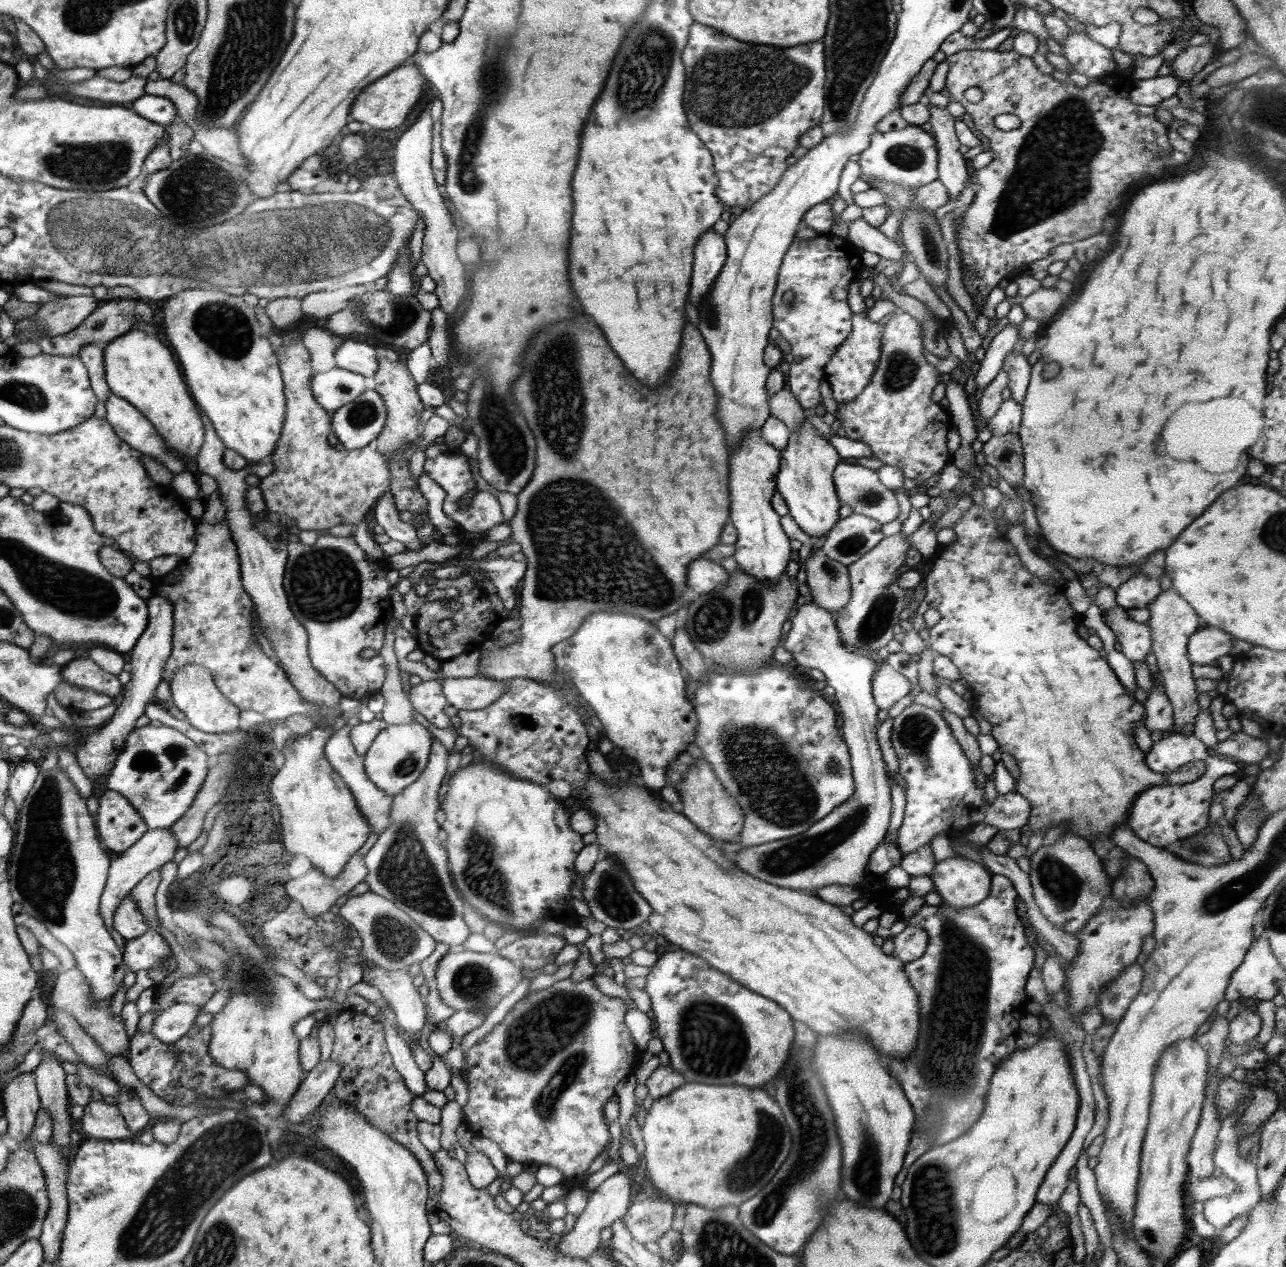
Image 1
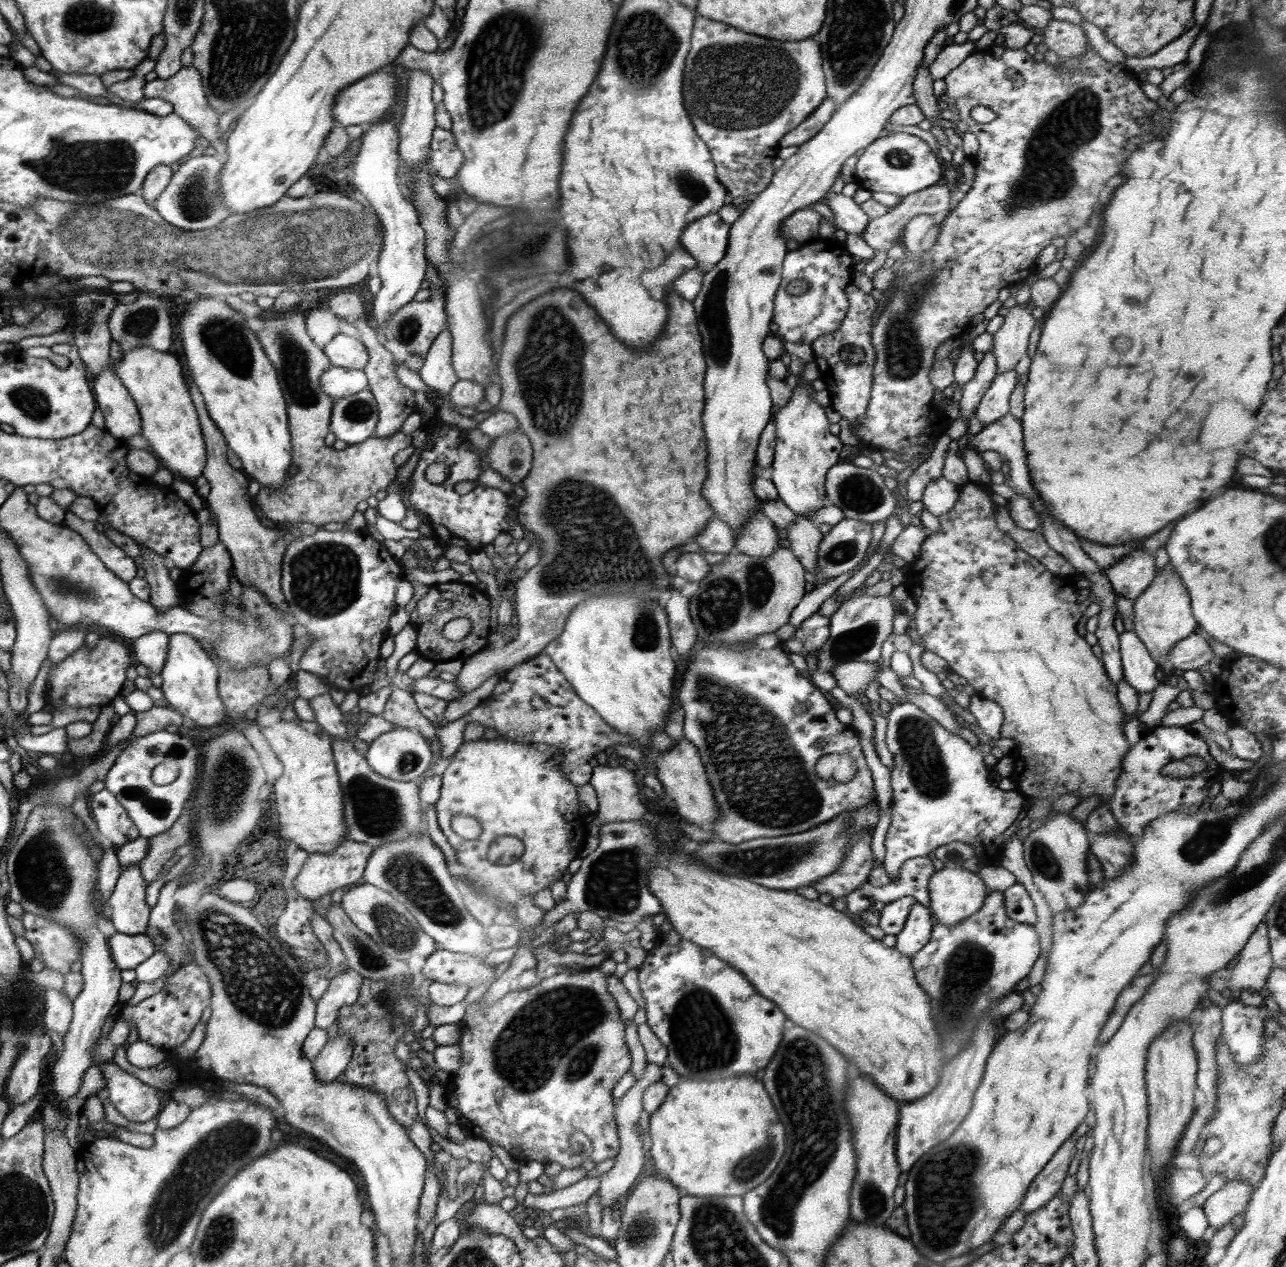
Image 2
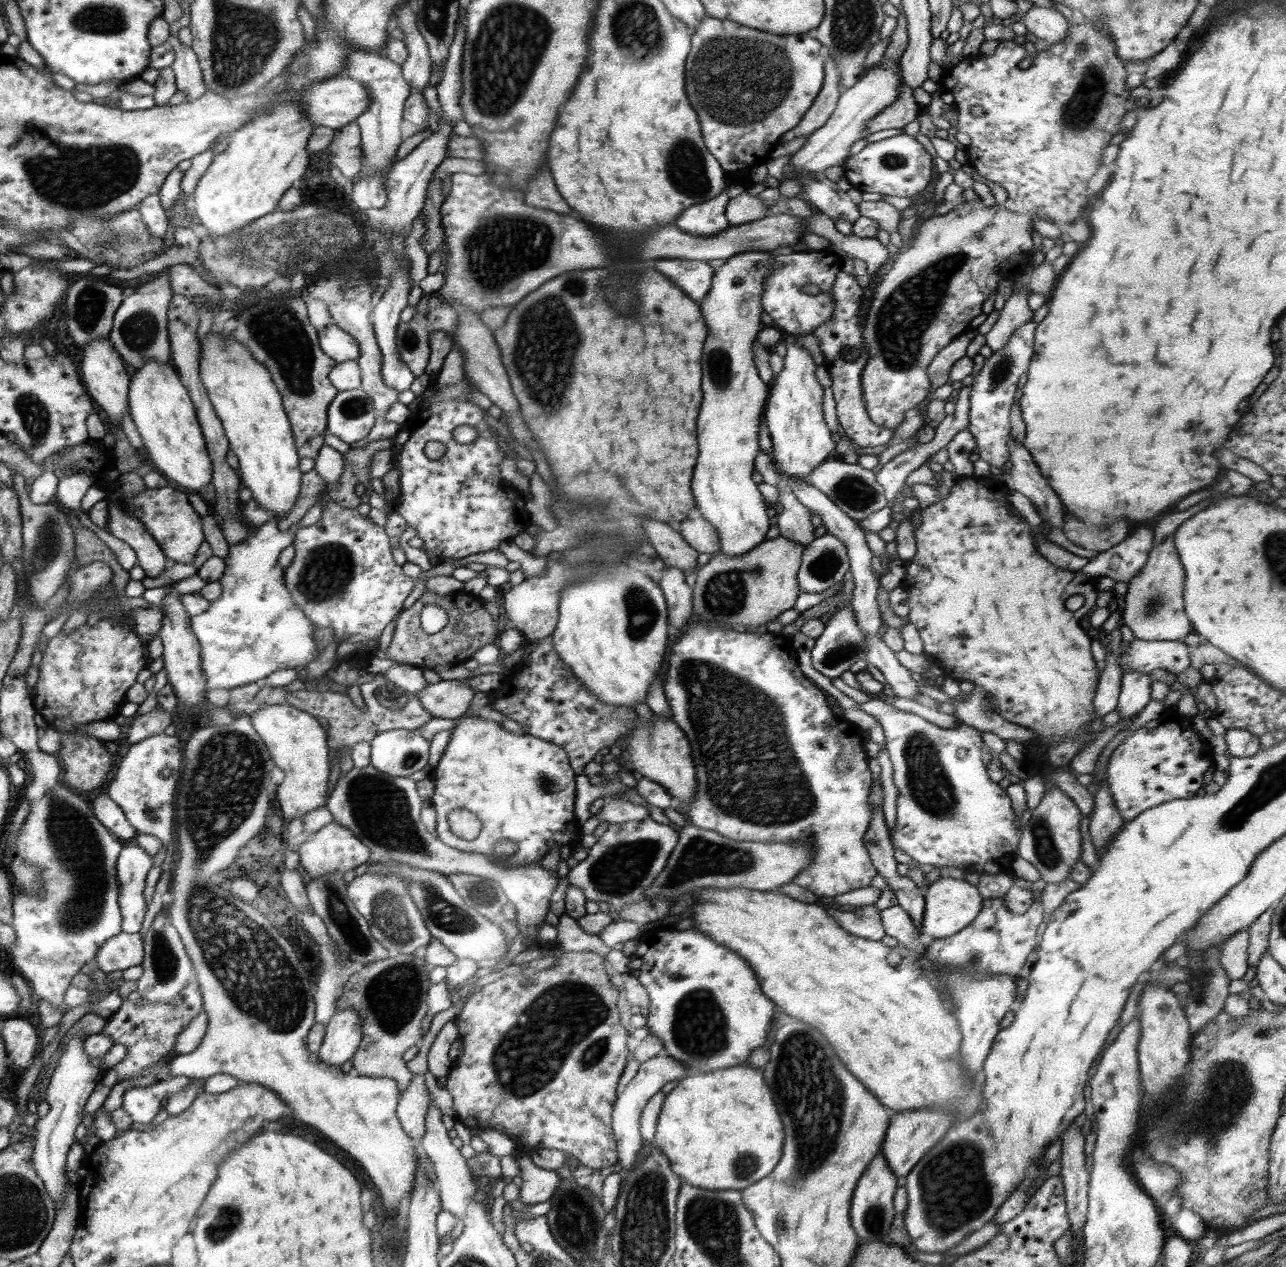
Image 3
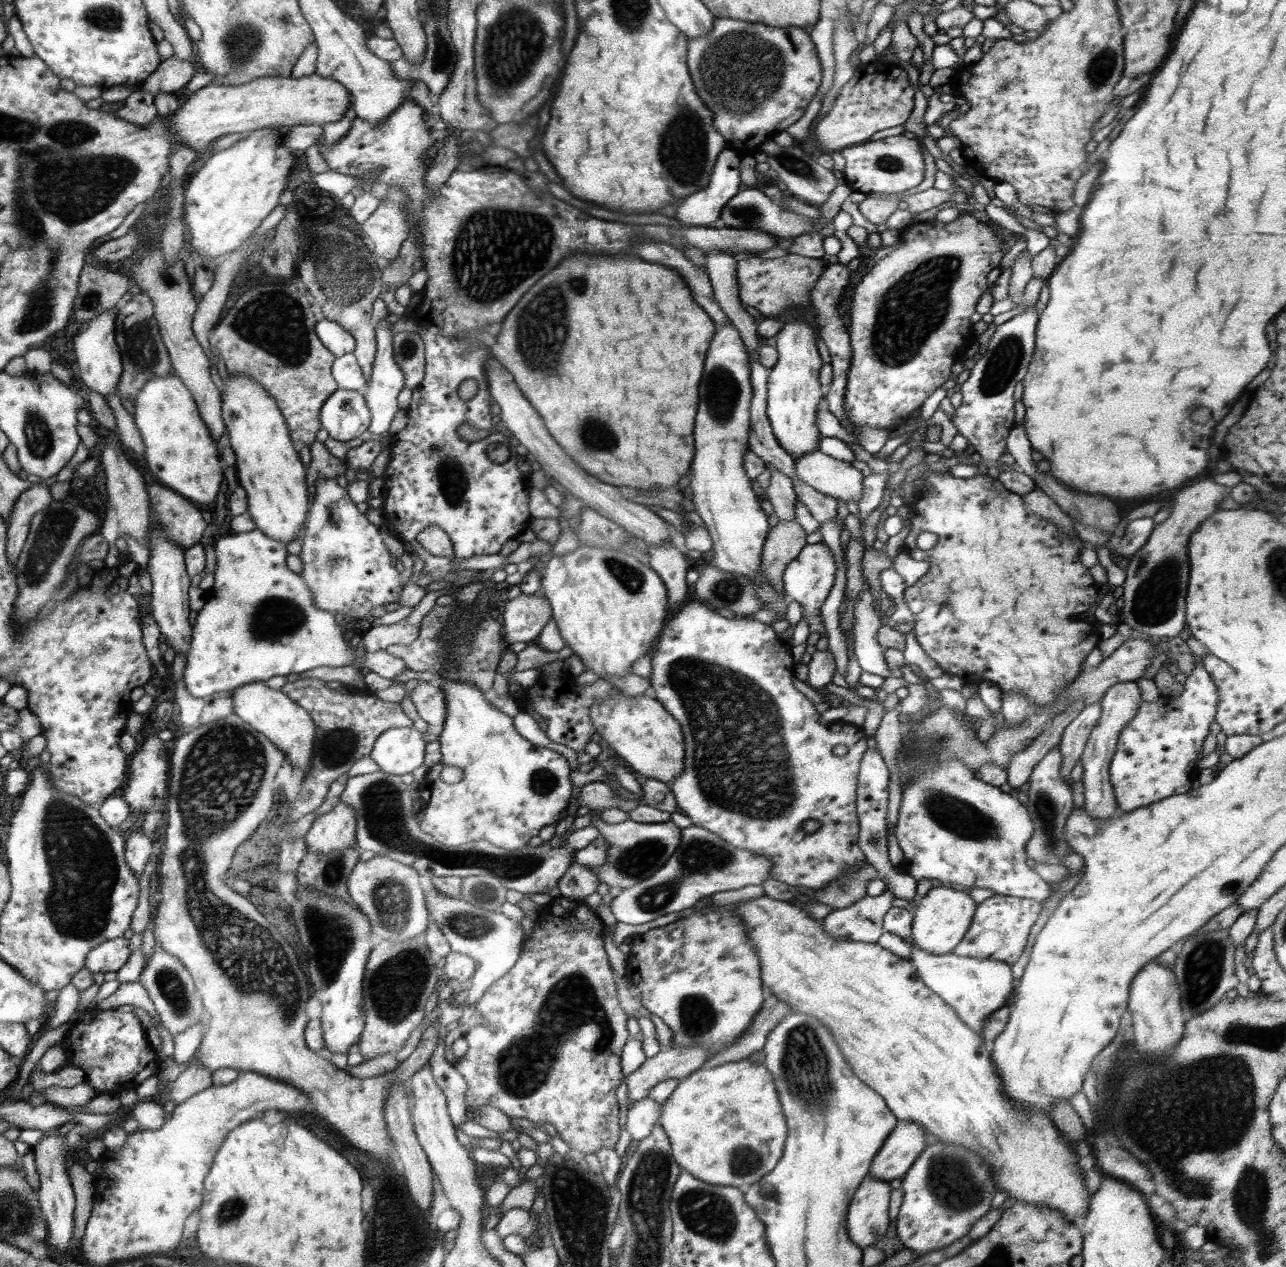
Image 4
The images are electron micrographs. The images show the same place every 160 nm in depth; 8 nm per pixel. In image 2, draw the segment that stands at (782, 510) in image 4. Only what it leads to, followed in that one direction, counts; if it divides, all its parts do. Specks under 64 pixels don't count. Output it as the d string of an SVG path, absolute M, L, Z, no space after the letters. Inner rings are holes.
M798 517L786 529L790 551L813 579L816 586L826 584L830 578L822 576L818 569L818 548L823 535L818 524L808 517Z

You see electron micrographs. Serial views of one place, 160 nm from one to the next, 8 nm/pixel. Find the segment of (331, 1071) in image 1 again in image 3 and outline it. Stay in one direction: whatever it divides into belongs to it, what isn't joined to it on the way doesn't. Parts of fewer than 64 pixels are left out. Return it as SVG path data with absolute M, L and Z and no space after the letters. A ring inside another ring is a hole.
M337 1008L324 1030L324 1041L316 1055L332 1066L348 1062L362 1041L362 1019L353 1008Z

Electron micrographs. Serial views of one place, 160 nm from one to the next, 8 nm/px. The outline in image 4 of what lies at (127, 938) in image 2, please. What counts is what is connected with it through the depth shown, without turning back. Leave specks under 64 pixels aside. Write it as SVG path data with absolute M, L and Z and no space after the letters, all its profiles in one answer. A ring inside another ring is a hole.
M130 939L107 940L93 948L86 956L84 969L92 973L118 973L130 957Z

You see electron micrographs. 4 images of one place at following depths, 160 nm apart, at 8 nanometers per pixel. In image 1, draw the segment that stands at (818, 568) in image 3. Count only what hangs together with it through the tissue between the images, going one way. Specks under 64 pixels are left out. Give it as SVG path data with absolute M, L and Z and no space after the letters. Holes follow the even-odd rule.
M852 513L848 518L838 520L828 532L820 553L844 566L850 566L876 547L883 538L880 522Z

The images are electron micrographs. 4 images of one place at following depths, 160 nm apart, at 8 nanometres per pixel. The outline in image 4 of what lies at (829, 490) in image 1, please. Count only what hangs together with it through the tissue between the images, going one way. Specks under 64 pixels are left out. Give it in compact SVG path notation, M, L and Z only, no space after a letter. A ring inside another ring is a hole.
M789 321L784 324L776 336L776 348L778 353L777 363L771 368L767 380L767 411L773 433L778 444L794 458L804 456L806 452L817 450L819 443L819 432L816 426L816 411L819 402L825 398L820 391L820 367L822 359L816 347L816 341L819 339L814 329L806 321Z

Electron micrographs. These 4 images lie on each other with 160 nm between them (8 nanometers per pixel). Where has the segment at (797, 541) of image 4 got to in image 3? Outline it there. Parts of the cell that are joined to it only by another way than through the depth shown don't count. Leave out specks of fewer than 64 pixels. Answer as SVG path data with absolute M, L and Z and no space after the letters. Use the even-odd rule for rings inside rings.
M778 535L774 540L764 540L740 558L717 553L702 569L696 570L693 613L696 612L700 620L726 630L734 630L736 624L757 630L772 623L782 612L793 608L801 593L797 574L804 550L804 545Z

